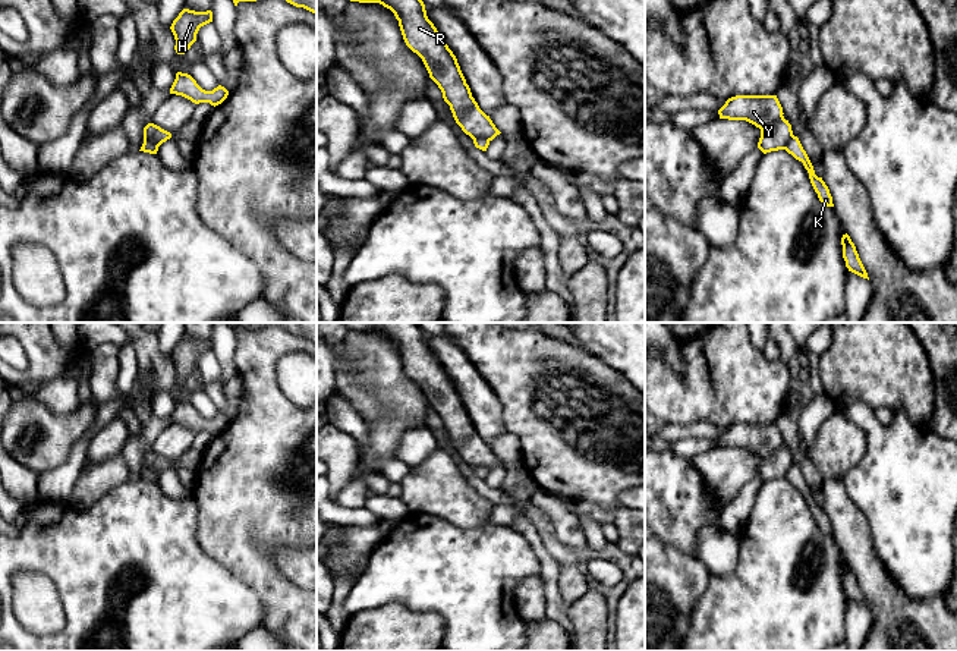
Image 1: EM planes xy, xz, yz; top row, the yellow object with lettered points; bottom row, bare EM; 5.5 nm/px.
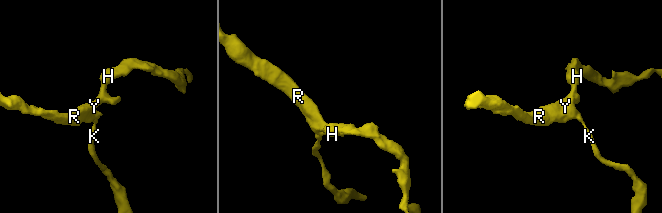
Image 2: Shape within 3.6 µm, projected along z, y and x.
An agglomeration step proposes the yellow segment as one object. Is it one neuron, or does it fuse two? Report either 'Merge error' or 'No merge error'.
Merge error

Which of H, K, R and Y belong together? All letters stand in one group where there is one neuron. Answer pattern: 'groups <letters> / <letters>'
groups H R Y / K

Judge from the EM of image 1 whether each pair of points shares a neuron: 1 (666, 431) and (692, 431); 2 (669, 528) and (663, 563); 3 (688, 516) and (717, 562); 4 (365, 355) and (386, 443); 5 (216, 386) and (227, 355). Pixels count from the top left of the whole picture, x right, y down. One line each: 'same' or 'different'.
1: same
2: different
3: different
4: same
5: same

